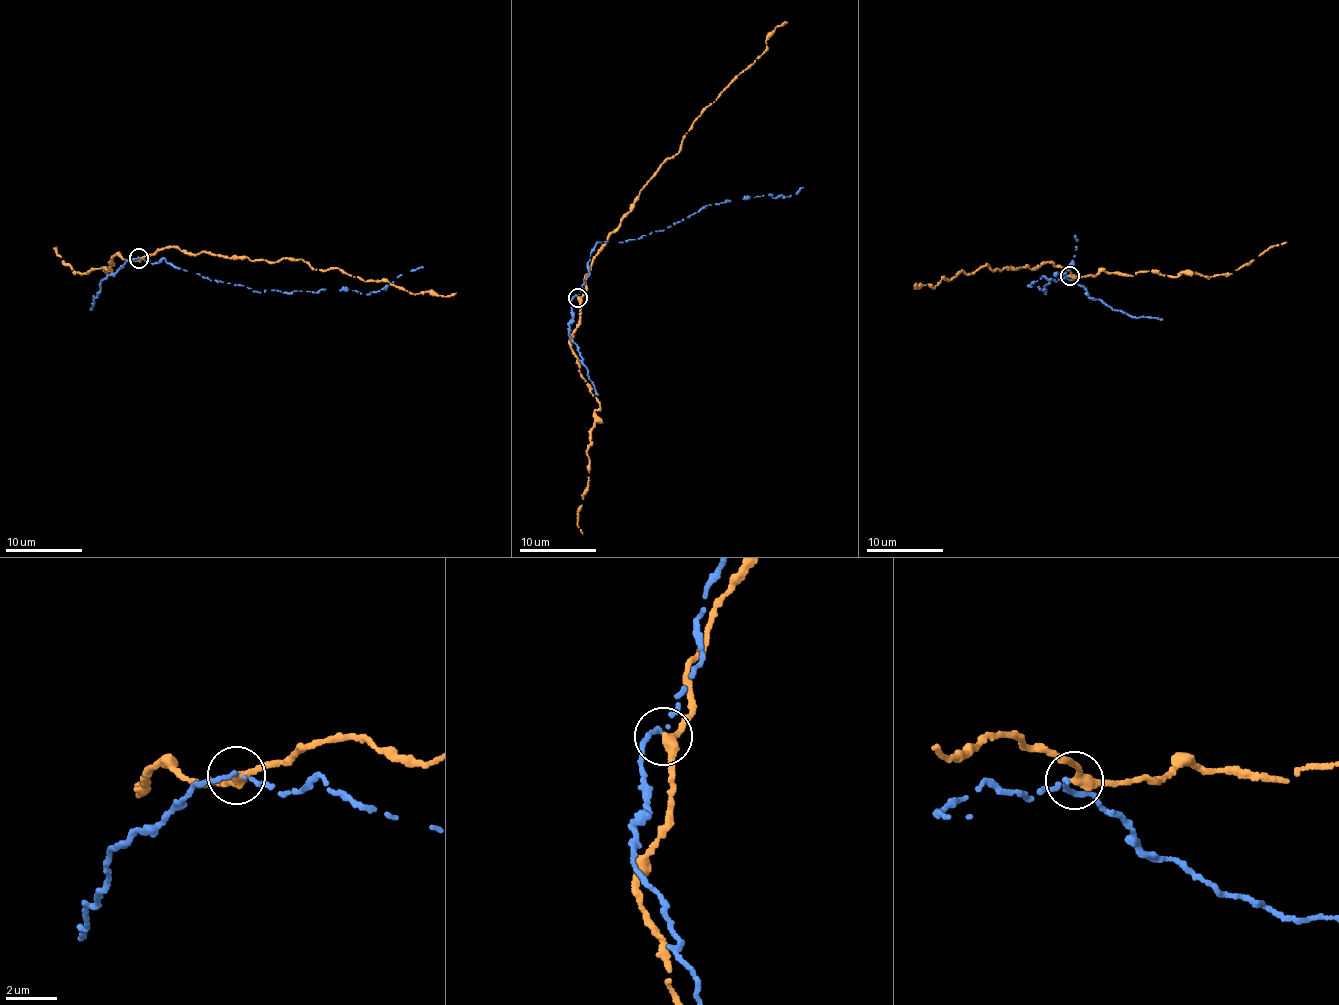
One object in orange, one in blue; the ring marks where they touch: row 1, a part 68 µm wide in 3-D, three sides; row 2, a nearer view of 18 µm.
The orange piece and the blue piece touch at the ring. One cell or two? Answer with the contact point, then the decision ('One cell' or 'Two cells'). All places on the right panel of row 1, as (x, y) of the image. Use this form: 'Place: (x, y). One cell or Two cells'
Place: (1069, 276). Two cells

